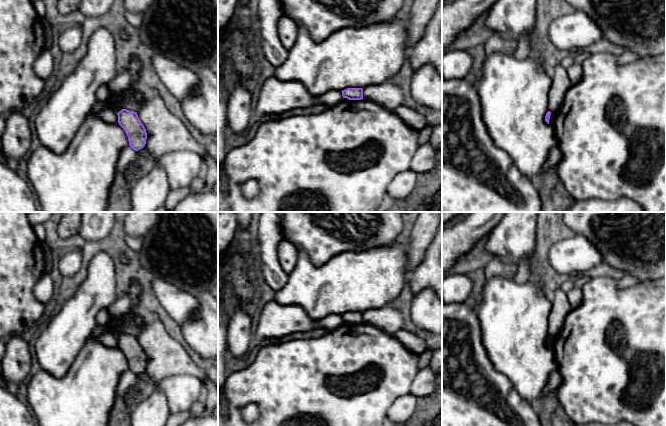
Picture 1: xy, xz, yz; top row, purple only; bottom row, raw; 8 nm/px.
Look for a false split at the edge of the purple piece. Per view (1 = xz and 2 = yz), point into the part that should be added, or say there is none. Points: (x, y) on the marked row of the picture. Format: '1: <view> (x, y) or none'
1: none
2: none

